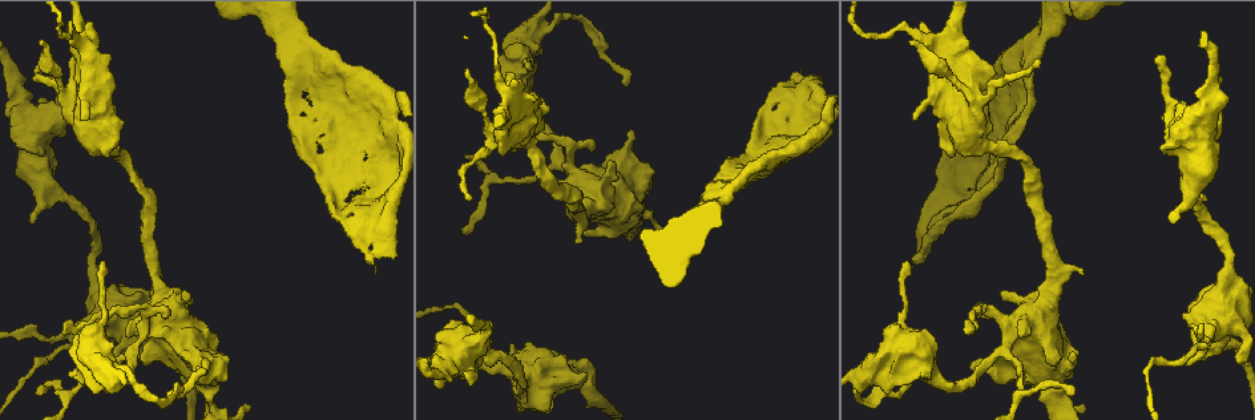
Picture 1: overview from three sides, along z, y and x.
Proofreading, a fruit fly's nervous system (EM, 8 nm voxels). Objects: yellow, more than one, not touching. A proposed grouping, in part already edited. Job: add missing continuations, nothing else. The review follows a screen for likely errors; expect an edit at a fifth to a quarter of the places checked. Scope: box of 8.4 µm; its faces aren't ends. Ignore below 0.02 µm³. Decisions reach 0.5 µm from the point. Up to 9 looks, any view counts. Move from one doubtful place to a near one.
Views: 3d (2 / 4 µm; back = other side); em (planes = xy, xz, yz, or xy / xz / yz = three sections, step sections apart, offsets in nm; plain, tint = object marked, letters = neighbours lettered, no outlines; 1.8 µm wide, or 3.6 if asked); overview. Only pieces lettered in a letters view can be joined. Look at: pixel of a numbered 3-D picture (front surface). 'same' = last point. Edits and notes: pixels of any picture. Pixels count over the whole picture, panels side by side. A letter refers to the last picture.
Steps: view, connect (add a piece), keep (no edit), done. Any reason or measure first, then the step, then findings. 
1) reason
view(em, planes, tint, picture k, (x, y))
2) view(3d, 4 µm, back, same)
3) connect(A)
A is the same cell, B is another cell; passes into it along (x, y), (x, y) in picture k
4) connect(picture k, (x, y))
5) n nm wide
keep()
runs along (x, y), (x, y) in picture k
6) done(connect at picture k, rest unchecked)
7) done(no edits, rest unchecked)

abrupt turn
view(em, planes, letters, picture 1, (566, 143))

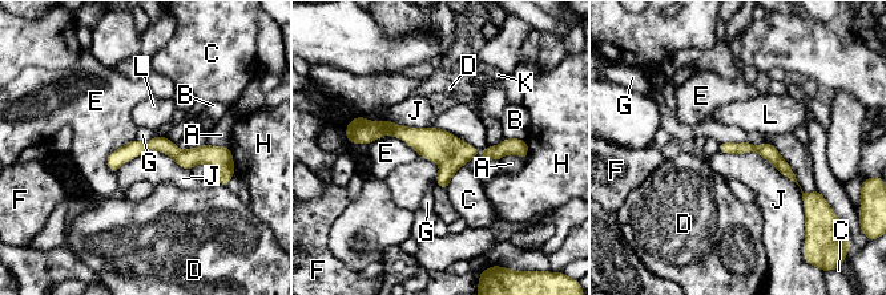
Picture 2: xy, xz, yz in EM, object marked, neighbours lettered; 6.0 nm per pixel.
keep()
A, B, C, D, E, F, G, H, J, K and L are other cells; none of them fits

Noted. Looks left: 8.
view(3d, 2 µm, picture 1, (1208, 339))

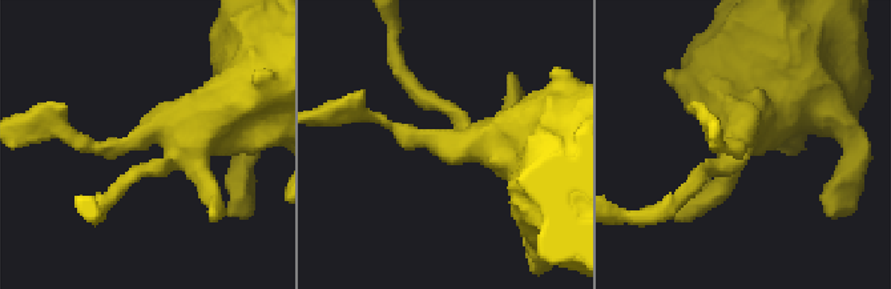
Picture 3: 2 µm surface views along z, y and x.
view(em, yz, step 16, tint, picture 3, (732, 142))

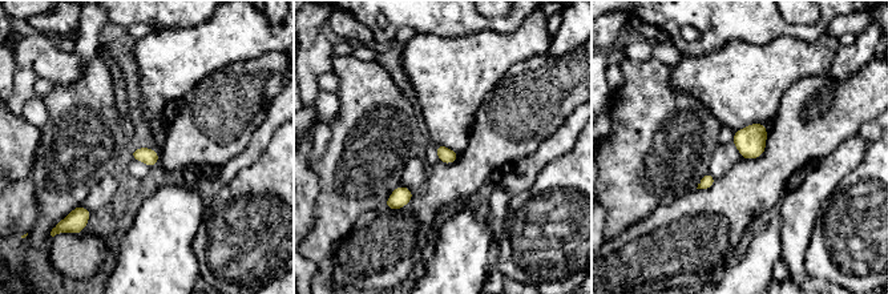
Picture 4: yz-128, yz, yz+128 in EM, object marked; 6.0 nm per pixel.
view(em, planes, letters, same)

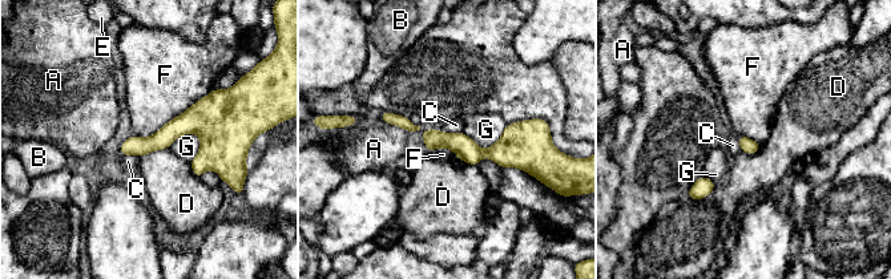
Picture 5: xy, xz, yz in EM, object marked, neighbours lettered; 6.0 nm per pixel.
keep()
A, B, C, D, E, F and G are other cells; border along (213, 88), (149, 136), (133, 136) in picture 5; no lettered piece goes on from it

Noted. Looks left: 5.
view(3d, 4 µm, picture 1, (1204, 361))

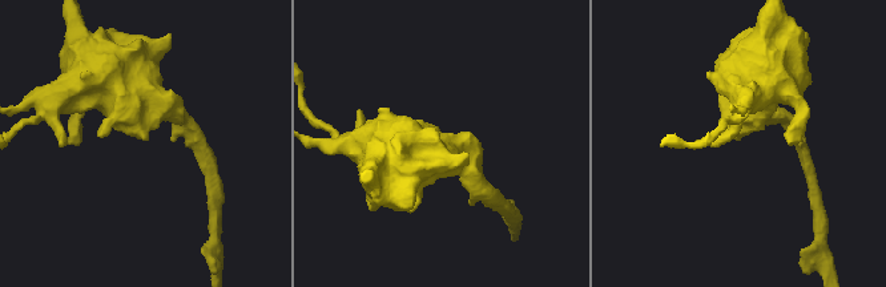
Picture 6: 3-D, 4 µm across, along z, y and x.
need the tissue
view(em, 3.6 µm, planes, letters, picture 6, (144, 139))

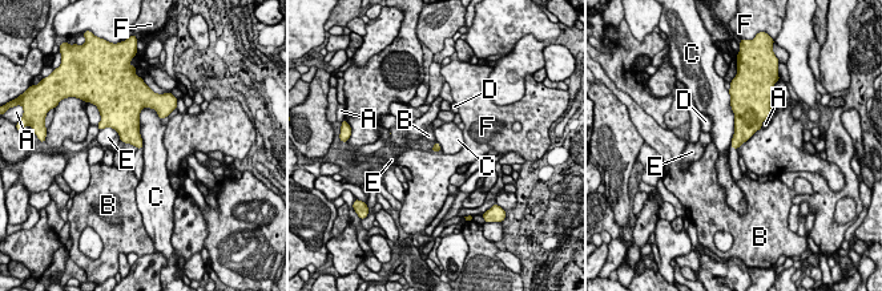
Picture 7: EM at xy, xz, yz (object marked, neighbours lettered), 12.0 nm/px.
keep()
A, B, C, D, E and F are other cells; border along (149, 106), (140, 113), (141, 148) in picture 7; no lettered piece goes on from it

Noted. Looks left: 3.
branch stops here
view(em, xy, step 16, letters, picture 1, (1159, 57))

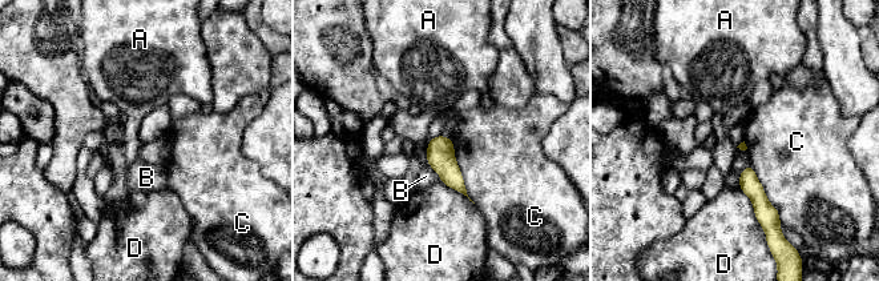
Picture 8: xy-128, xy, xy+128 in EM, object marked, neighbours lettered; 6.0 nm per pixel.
keep()
A, B, C and D are other cells; border along (451, 140), (466, 193), (475, 203) in picture 8; none of them fits

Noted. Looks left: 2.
done(no edits, rest unchecked)

